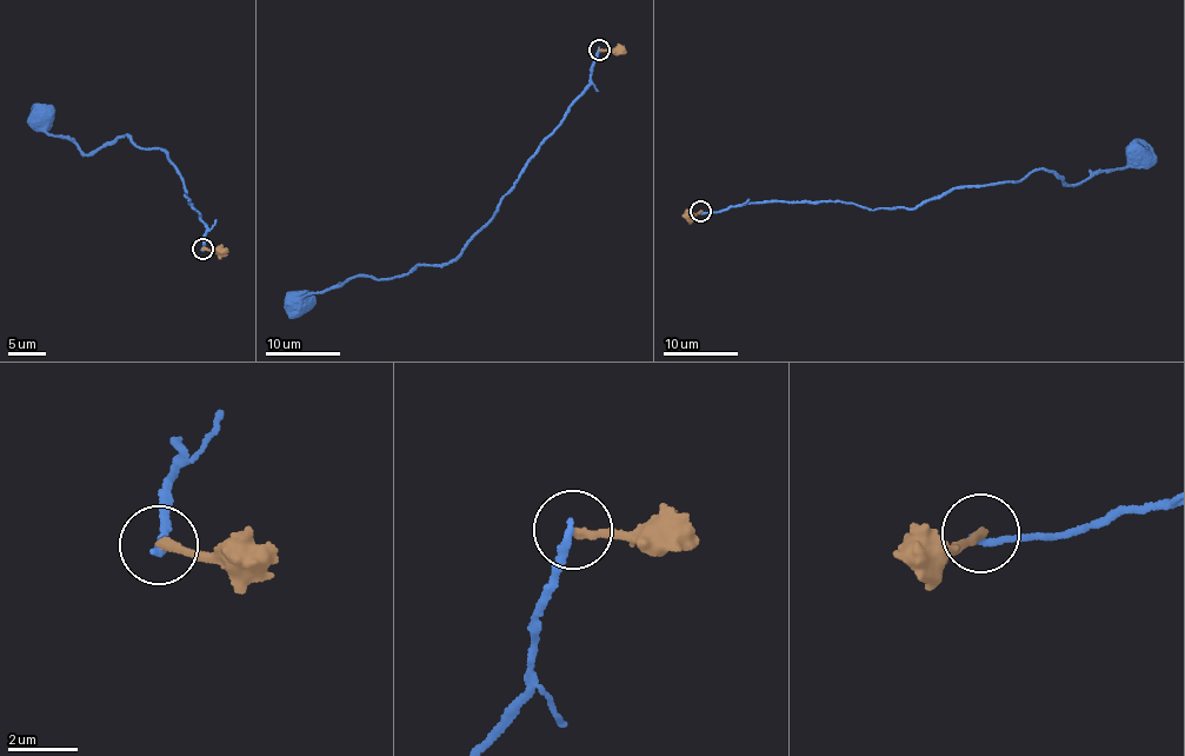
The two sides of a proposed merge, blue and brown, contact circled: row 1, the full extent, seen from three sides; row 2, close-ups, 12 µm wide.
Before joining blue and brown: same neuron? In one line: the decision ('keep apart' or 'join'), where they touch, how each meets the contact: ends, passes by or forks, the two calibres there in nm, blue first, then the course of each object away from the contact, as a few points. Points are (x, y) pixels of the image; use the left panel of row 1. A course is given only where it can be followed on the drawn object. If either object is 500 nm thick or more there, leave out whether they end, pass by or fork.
keep apart; at (202, 249); blue ends there; brown ends there; 200 nm thick on the blue side, 260 nm on the other; blue runs (202, 249), (208, 229), (164, 151), (133, 146), (126, 134), (84, 153), (47, 132), (51, 120), (42, 115); brown runs (202, 249), (227, 249)

